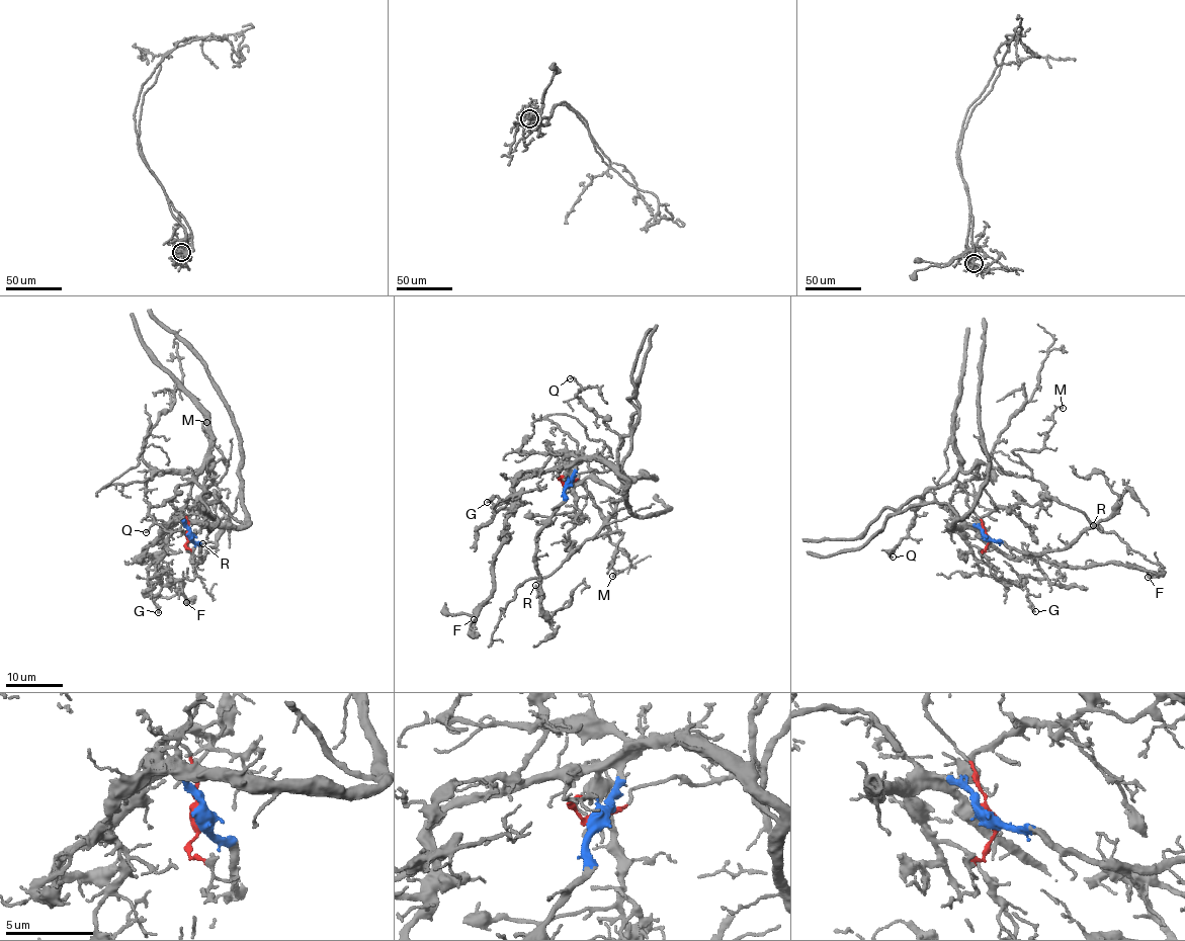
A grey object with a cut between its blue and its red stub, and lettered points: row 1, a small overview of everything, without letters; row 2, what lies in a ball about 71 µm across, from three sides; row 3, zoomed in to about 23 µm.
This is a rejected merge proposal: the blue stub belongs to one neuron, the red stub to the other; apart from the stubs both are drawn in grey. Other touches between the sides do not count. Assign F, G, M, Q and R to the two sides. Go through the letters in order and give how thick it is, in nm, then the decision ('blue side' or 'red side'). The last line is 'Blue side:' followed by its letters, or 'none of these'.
F: calibre 100 nm; blue side
G: calibre 160 nm; blue side
M: calibre 70 nm; red side
Q: calibre 110 nm; red side
R: calibre 170 nm; blue side
Blue side: F, G, R

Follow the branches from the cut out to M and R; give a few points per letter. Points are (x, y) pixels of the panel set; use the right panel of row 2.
M: (987, 537), (966, 504), (960, 468), (997, 466), (1030, 479), (1013, 452), (1042, 447), (1062, 408)
R: (987, 537), (1029, 552), (1042, 552), (1071, 544), (1081, 532), (1093, 525)

